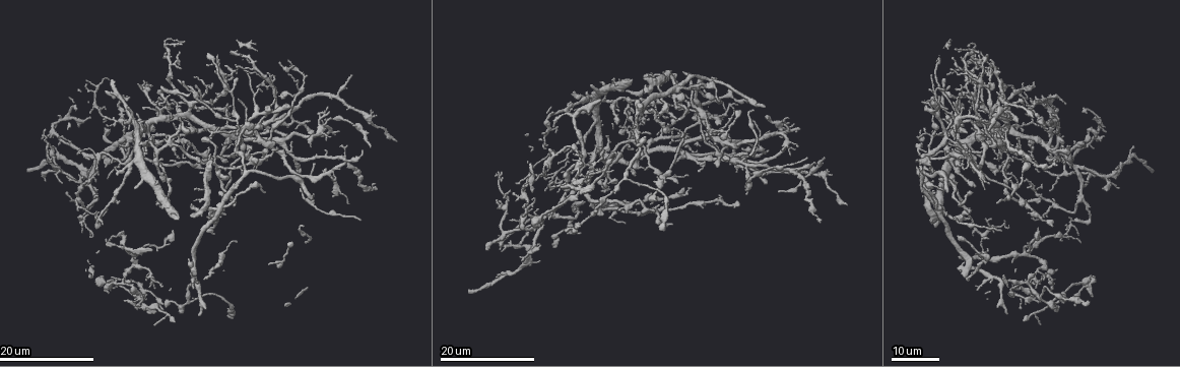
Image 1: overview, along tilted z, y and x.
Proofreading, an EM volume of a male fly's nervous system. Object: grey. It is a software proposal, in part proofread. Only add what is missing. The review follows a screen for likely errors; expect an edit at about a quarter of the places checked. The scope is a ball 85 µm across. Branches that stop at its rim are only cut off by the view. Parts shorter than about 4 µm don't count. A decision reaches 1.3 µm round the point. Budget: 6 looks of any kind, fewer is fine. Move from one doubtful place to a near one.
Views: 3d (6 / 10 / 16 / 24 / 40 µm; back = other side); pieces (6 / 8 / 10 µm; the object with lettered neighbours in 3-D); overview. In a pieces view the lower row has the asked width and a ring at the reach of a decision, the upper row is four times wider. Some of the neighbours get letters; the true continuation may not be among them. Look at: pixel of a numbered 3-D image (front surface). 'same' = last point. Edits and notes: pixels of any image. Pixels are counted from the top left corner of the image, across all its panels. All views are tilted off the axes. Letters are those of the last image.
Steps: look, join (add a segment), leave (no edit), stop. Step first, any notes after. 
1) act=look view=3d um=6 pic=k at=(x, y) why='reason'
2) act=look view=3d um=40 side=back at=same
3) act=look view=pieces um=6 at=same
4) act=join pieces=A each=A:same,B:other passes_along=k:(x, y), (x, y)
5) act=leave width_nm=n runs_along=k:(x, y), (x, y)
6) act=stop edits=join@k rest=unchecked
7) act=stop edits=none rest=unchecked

act=look view=3d um=24 pic=1 at=(1058, 270)

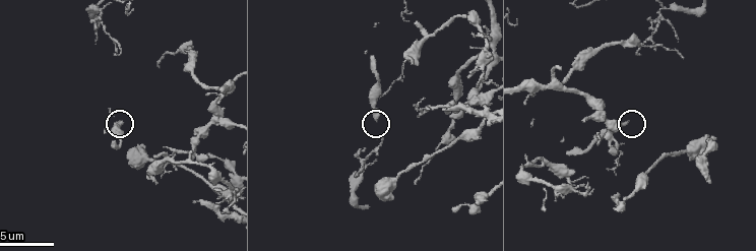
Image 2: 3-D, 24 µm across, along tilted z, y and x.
act=look view=pieces um=6 pic=2 at=(373, 118)

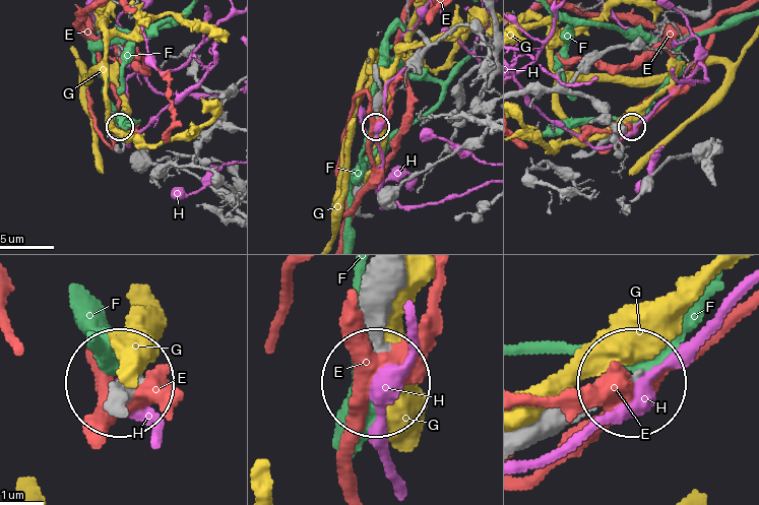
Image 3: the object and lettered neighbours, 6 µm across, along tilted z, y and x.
act=leave each=E:other,F:other,G:other,H:other found='no lettered segment goes on from it'

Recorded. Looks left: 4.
act=look view=3d um=10 pic=2 at=(384, 199) why='branch stops here'

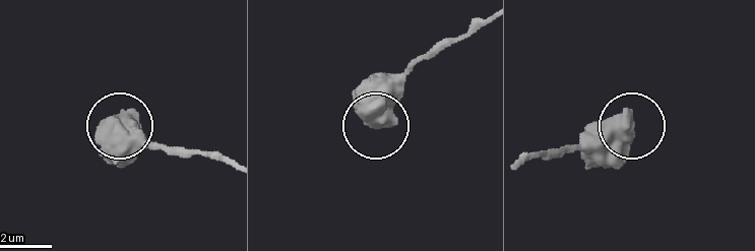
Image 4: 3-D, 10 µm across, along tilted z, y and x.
act=look view=pieces um=6 pic=4 at=(374, 123)

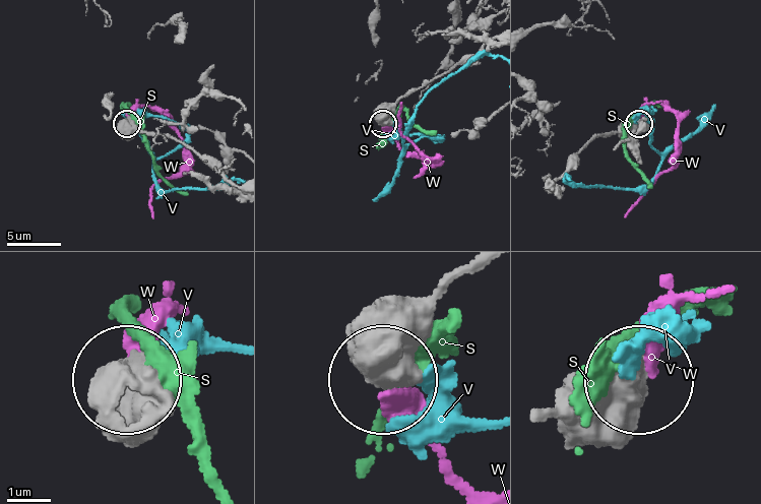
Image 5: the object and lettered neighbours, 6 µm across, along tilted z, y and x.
act=leave width_nm=480 each=S:other,V:other,W:other found='no lettered segment goes on from it'

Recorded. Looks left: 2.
act=look view=3d um=24 pic=1 at=(224, 66) why='an open end'

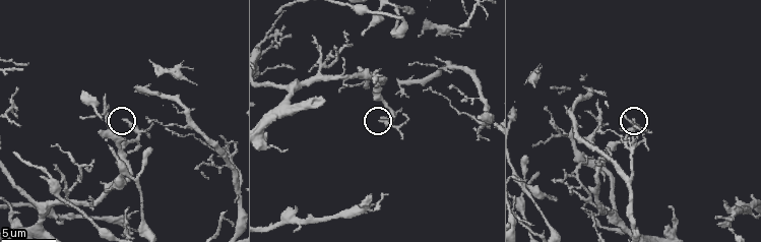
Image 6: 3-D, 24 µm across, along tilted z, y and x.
act=look view=pieces um=8 pic=6 at=(125, 120)

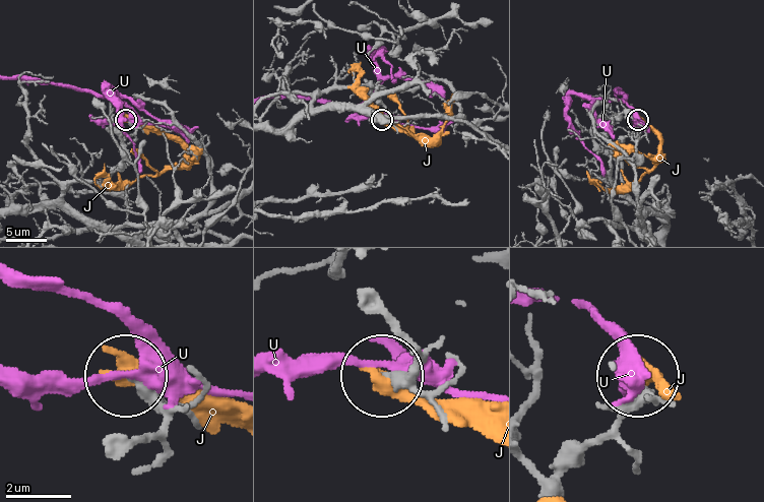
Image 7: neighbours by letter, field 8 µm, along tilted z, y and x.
act=leave each=J:other,U:other runs_along=7:(134, 446), (162, 417), (125, 378) found='none of them fits'

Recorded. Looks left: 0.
act=stop edits=none rest=unchecked

